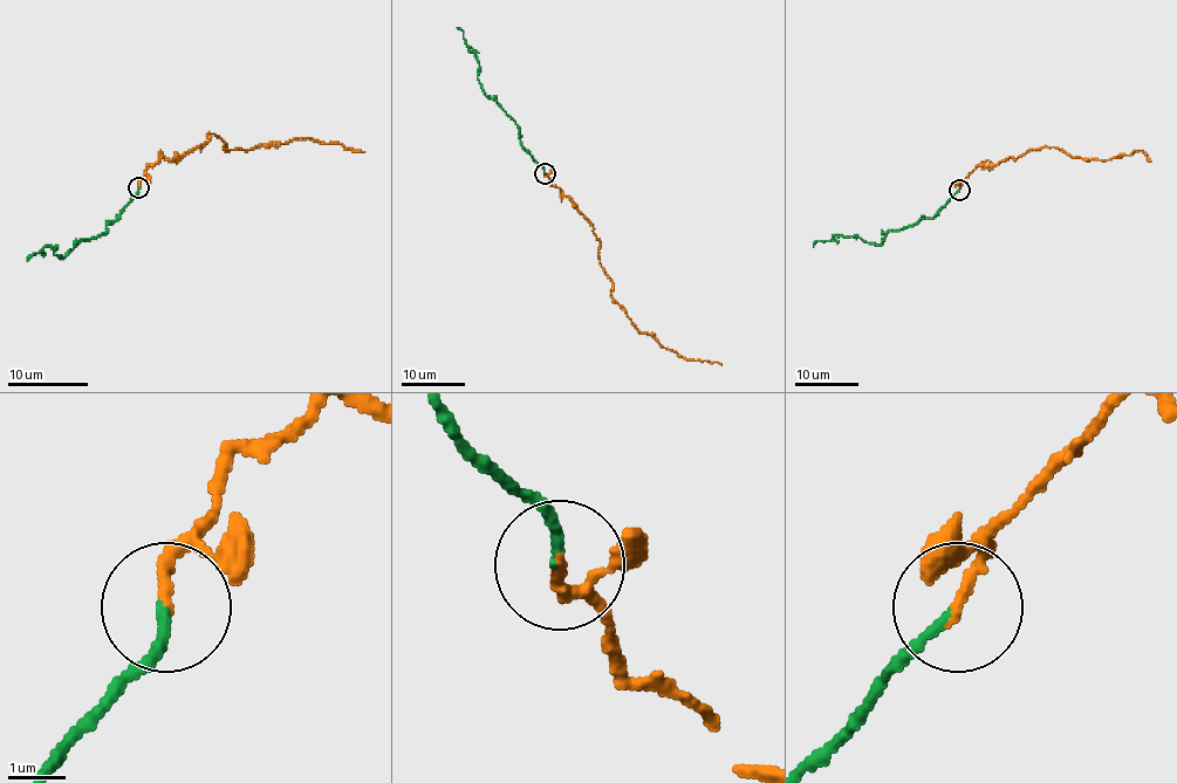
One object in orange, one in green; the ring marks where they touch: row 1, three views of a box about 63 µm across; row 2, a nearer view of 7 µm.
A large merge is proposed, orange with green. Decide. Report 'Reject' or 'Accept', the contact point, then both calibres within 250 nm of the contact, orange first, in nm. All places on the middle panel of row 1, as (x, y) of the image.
Accept. Place: (545, 173). Thickness 190 nm (orange) against 160 nm

